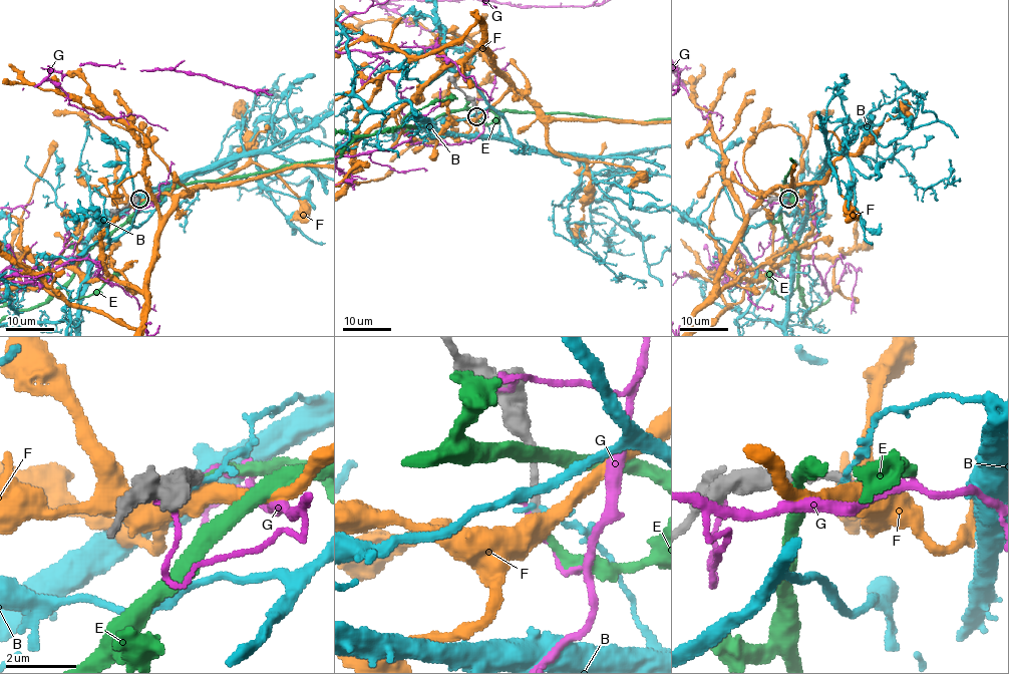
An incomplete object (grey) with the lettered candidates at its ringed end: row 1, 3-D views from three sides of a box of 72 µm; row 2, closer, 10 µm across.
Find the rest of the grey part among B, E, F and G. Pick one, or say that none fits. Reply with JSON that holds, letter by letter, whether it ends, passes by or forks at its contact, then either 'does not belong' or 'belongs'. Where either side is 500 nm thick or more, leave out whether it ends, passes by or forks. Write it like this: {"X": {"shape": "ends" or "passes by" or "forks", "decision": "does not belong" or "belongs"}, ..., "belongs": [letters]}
{"B": {"shape": "ends", "decision": "does not belong"}, "E": {"shape": "ends", "decision": "belongs"}, "F": {"decision": "does not belong"}, "G": {"shape": "ends", "decision": "does not belong"}, "belongs": ["E"]}

